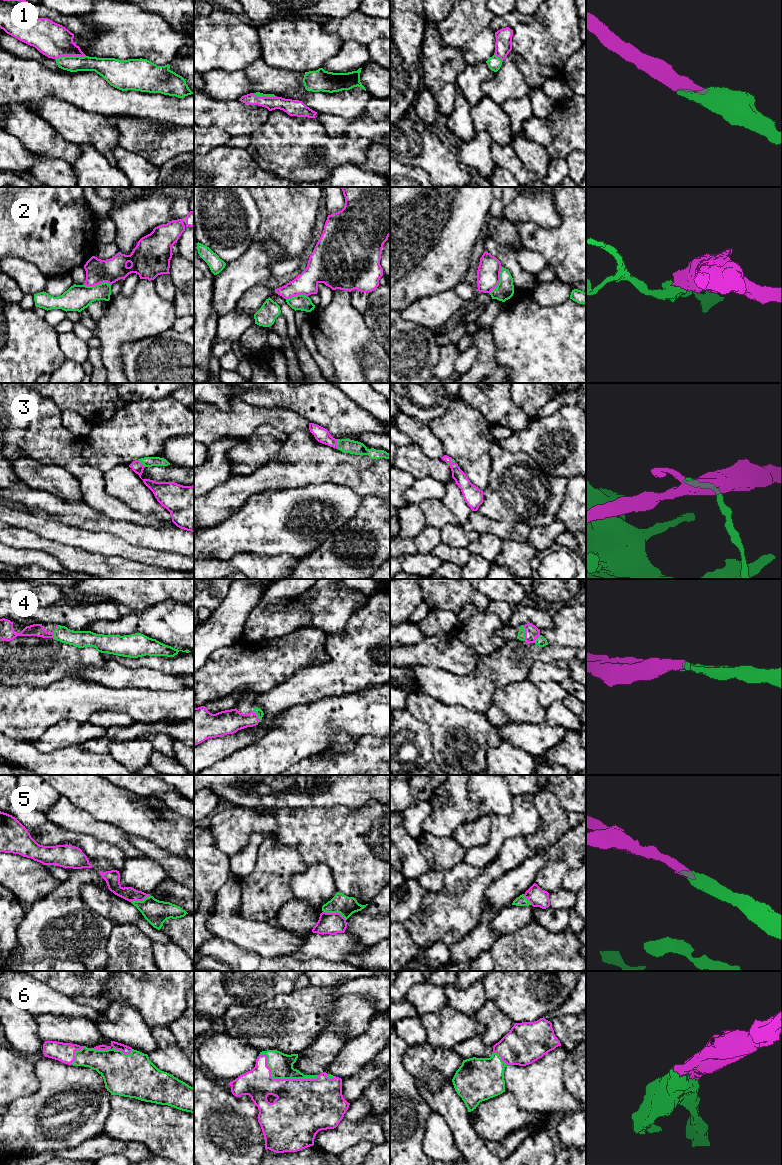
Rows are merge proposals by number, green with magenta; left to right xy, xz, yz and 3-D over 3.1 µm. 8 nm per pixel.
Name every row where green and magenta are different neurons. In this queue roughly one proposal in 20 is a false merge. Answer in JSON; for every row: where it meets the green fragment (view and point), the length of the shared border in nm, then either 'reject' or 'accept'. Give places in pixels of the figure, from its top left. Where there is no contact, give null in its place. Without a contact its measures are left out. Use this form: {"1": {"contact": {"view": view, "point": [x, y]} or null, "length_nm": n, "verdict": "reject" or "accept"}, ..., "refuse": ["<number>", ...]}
{"1": {"contact": {"view": "xy", "point": [70, 56]}, "length_nm": 260, "verdict": "accept"}, "2": {"contact": {"view": "xy", "point": [96, 285]}, "length_nm": 220, "verdict": "reject"}, "3": {"contact": {"view": "xz", "point": [337, 444]}, "length_nm": 80, "verdict": "reject"}, "4": {"contact": {"view": "yz", "point": [524, 633]}, "length_nm": 130, "verdict": "accept"}, "5": {"contact": {"view": "xz", "point": [335, 912]}, "length_nm": 200, "verdict": "accept"}, "6": {"contact": {"view": "xz", "point": [281, 1078]}, "length_nm": 500, "verdict": "accept"}, "refuse": ["2", "3"]}

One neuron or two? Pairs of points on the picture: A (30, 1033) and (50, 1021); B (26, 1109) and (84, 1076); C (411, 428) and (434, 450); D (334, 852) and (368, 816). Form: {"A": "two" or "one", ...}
{"A": "two", "B": "one", "C": "one", "D": "one"}

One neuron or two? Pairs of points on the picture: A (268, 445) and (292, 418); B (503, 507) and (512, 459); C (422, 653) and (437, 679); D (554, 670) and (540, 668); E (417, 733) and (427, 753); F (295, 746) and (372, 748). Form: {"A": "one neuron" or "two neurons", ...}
{"A": "two neurons", "B": "one neuron", "C": "two neurons", "D": "one neuron", "E": "one neuron", "F": "two neurons"}

